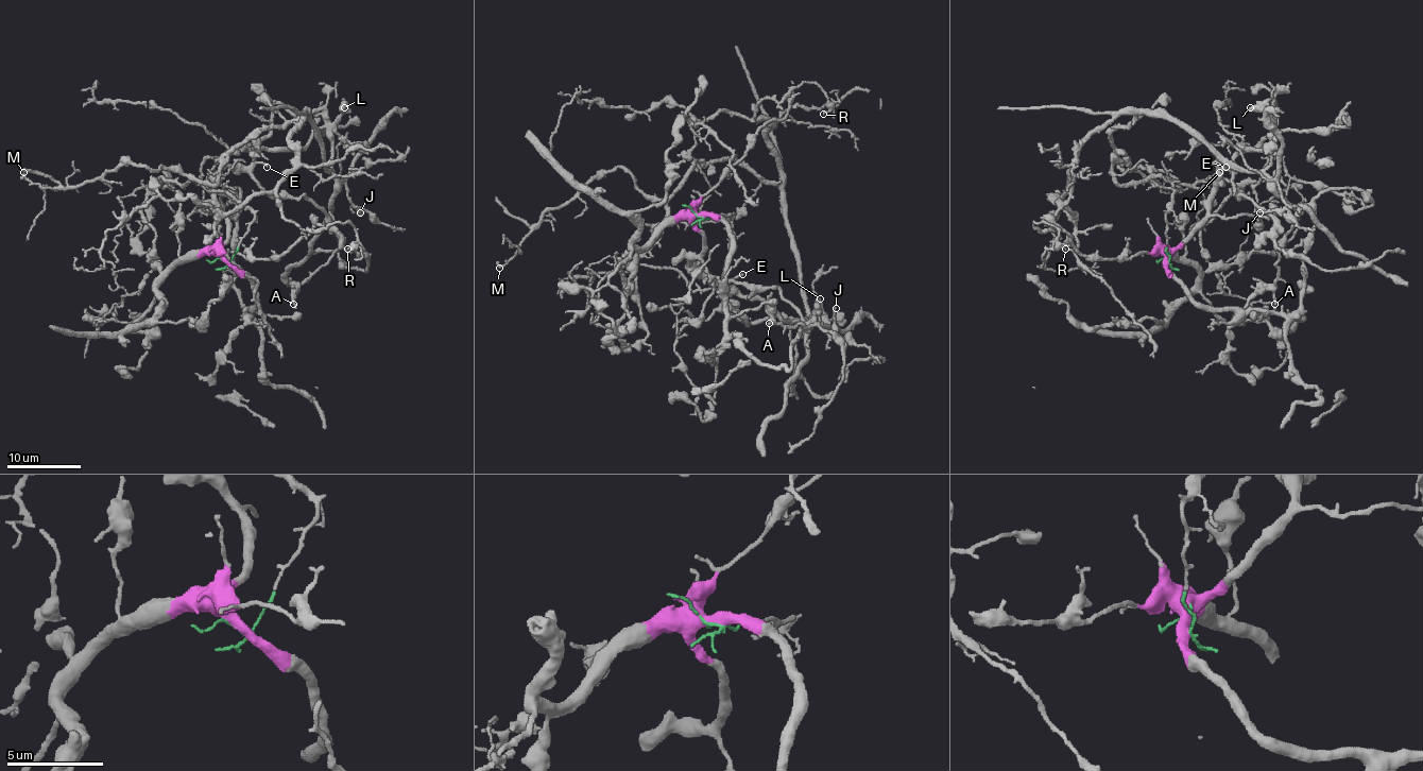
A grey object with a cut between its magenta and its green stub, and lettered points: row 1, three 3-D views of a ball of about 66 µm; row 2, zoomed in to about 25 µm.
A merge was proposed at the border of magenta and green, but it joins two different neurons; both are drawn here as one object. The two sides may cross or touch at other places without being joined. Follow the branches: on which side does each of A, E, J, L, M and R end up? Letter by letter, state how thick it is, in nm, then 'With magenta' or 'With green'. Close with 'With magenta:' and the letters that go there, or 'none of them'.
A: Thickness 190 nm. With magenta
E: Thickness 150 nm. With magenta
J: Thickness 100 nm. With green
L: Thickness 600 nm. With magenta
M: Thickness 120 nm. With green
R: Thickness 110 nm. With green
With magenta: A, E, L

